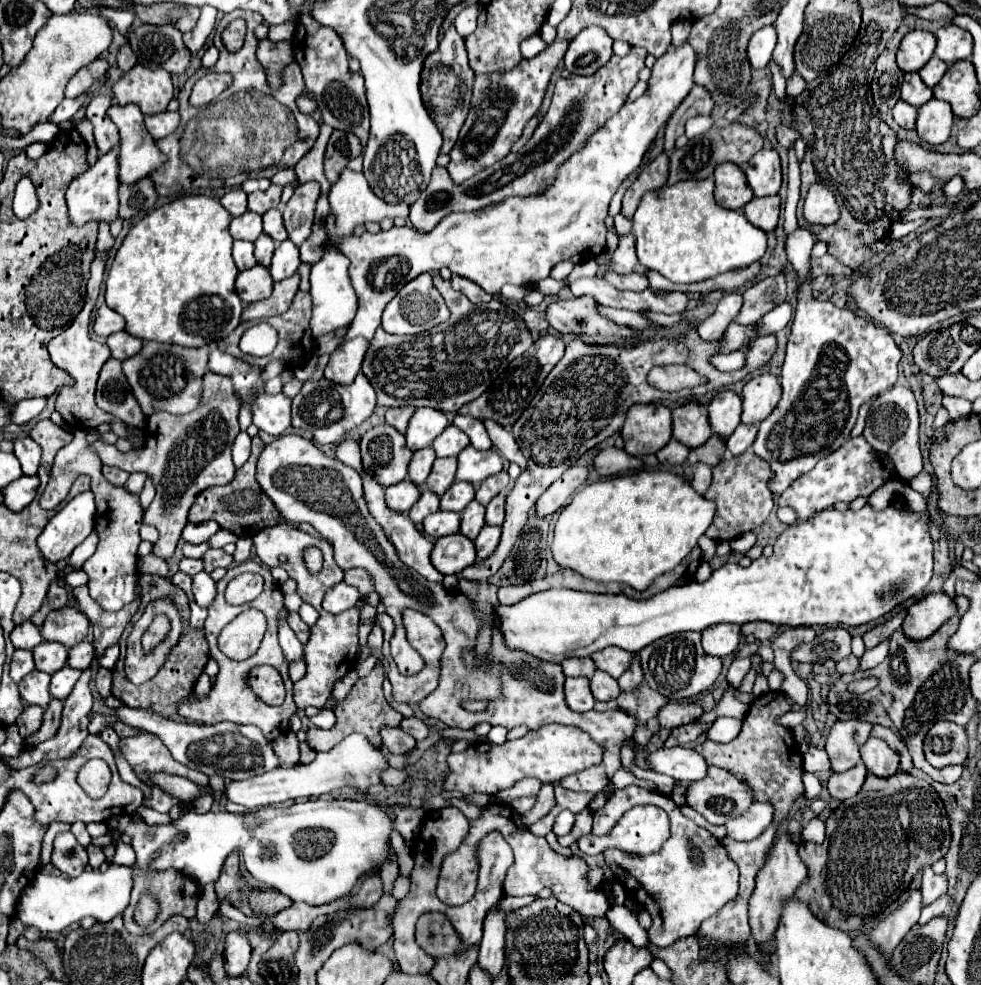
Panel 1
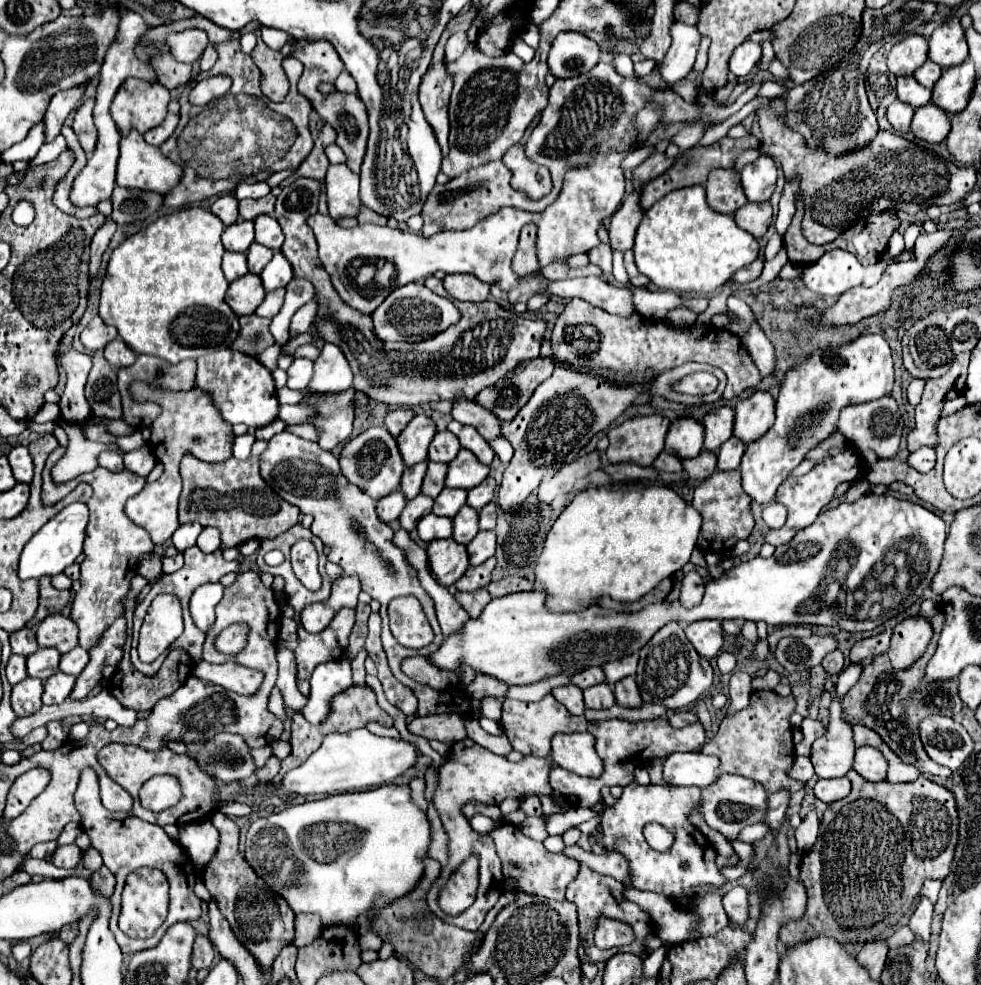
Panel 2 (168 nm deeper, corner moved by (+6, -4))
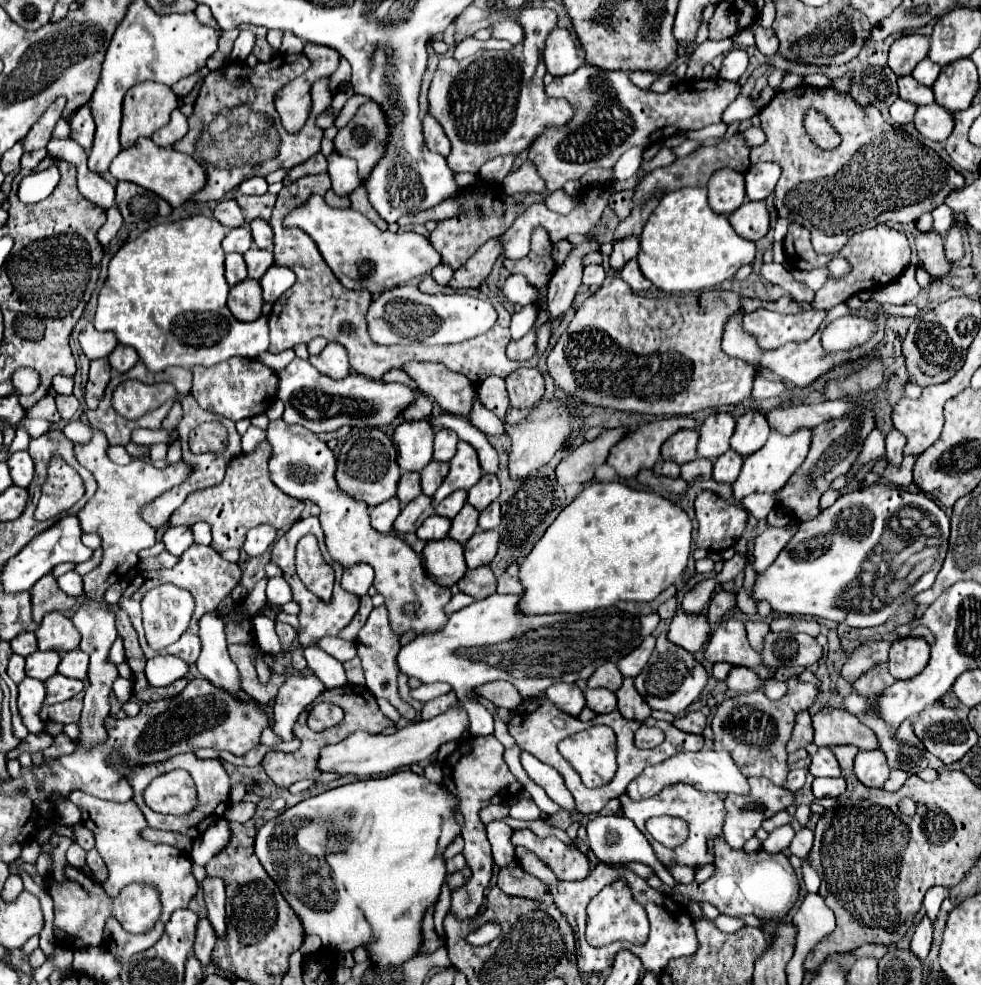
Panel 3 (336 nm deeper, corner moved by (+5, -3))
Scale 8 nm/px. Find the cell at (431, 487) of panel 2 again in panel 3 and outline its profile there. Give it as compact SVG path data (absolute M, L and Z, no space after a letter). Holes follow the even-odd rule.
M430 461L422 471L422 493L424 495L434 495L434 491L440 487L440 483L444 481L444 477L448 475L448 463L438 463L438 461Z

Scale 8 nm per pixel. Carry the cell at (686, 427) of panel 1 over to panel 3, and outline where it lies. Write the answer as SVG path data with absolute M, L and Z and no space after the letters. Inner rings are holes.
M686 429L674 433L668 441L662 445L662 459L674 461L678 465L684 465L688 461L696 459L696 445L698 445L698 431Z

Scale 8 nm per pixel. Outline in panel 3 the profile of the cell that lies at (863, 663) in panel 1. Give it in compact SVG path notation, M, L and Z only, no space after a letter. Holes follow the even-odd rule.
M820 747L818 753L812 757L810 773L814 777L838 777L840 765L838 765L834 753L830 753L830 749L826 749L826 747Z

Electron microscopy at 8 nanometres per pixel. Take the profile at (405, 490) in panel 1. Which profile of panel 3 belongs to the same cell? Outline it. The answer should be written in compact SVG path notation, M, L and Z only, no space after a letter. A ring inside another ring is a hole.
M392 497L390 501L384 501L382 505L378 505L376 509L370 511L370 525L376 531L388 533L392 531L392 521L400 515L400 501L396 497Z

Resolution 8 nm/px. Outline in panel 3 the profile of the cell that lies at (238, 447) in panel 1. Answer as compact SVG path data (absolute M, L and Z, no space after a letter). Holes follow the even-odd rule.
M250 427L246 431L246 435L242 437L242 451L244 453L254 451L262 441L266 441L266 433L262 429L258 429L258 427Z

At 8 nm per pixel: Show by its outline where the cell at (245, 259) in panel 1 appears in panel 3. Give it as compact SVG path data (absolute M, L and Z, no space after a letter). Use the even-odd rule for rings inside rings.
M230 253L226 255L226 281L228 285L236 285L246 279L246 263L240 253Z

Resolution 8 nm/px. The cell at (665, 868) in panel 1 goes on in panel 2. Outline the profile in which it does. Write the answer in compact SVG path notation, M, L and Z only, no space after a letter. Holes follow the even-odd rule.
M629 784L623 788L621 798L613 806L605 806L601 814L601 828L597 830L595 840L609 852L619 852L629 862L629 880L631 886L637 890L649 890L667 896L679 908L687 910L697 918L693 926L693 938L701 940L709 934L717 934L723 930L729 920L721 906L721 890L725 888L727 880L715 864L715 858L705 858L705 848L709 842L703 838L699 842L699 830L687 822L689 810L699 802L699 788L669 788L669 786L639 786ZM649 822L663 824L673 836L675 842L667 852L655 852L645 836L643 828ZM621 838L621 842L617 840Z

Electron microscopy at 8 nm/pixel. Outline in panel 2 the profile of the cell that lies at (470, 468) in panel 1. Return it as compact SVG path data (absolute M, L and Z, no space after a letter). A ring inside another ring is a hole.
M461 448L457 458L449 464L445 486L471 490L489 476L489 466L481 464L473 452Z

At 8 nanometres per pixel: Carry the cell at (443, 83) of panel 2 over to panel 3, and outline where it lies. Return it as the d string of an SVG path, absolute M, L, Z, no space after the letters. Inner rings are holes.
M426 115L422 127L424 127L424 141L426 141L428 149L434 151L434 153L438 153L438 155L442 155L442 157L448 157L448 153L450 153L450 141L444 135L440 123L434 117Z

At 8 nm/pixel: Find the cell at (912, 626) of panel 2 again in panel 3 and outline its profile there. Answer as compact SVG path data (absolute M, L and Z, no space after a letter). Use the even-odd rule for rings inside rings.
M898 639L890 647L890 675L894 679L912 679L928 665L930 645L924 639Z

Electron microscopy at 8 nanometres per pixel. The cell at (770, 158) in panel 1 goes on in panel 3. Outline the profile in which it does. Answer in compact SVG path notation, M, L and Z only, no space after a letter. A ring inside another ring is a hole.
M756 163L746 171L746 195L750 201L764 201L776 187L780 167L776 163Z

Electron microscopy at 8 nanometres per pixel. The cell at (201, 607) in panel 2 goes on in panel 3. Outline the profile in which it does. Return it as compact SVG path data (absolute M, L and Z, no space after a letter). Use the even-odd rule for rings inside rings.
M208 613L200 619L200 639L202 639L202 653L196 661L198 671L212 685L224 689L232 697L238 697L242 691L240 673L228 655L224 621L218 613Z

